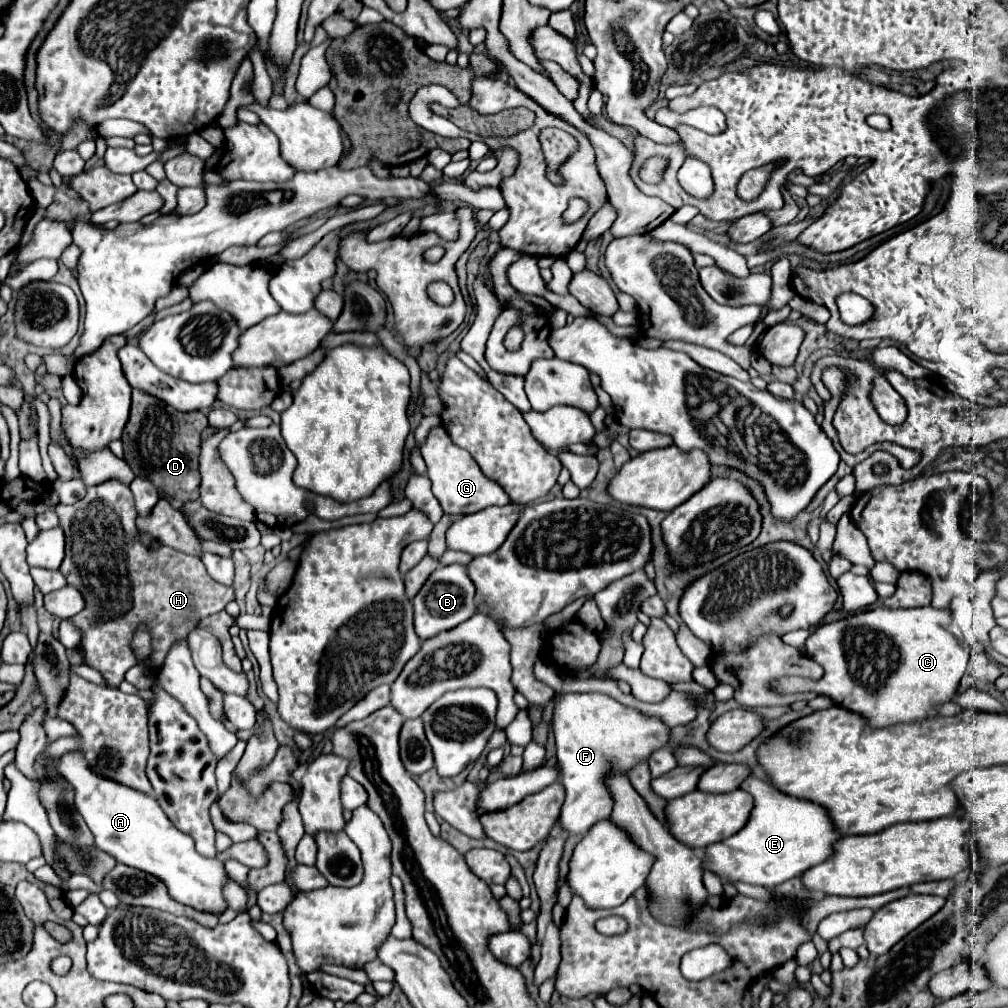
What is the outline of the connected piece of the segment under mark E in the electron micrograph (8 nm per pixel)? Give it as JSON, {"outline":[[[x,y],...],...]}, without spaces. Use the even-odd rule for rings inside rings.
{"outline":[[[750,774],[740,784],[740,790],[748,792],[754,798],[750,818],[734,836],[704,848],[702,870],[710,870],[728,884],[746,882],[774,888],[824,862],[832,854],[832,844],[840,836],[836,834],[824,808],[806,800],[784,796],[770,784],[758,780],[754,774]]]}

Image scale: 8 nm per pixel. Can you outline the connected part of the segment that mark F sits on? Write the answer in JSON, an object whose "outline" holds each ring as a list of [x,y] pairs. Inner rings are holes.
{"outline":[[[560,694],[554,698],[552,730],[556,736],[558,764],[560,764],[560,782],[566,788],[566,800],[562,804],[558,822],[560,828],[570,834],[586,834],[596,822],[604,820],[612,812],[612,798],[606,786],[602,784],[604,776],[620,768],[628,772],[638,760],[668,742],[670,728],[660,718],[648,718],[636,708],[622,706],[608,694]]]}

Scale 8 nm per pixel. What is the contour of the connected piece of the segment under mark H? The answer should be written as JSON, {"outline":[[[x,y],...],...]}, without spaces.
{"outline":[[[110,480],[108,484],[100,484],[100,486],[96,486],[96,488],[88,488],[88,494],[86,494],[80,502],[76,502],[76,504],[72,504],[72,506],[62,506],[62,504],[58,504],[58,506],[56,506],[56,514],[58,514],[60,524],[62,524],[62,528],[64,528],[64,534],[66,534],[66,558],[64,558],[62,566],[60,566],[60,572],[66,576],[68,586],[74,586],[76,590],[80,590],[80,594],[82,594],[82,598],[84,598],[84,610],[82,610],[80,614],[76,614],[74,618],[70,618],[70,620],[72,620],[74,626],[80,628],[80,632],[82,632],[82,644],[84,644],[84,650],[86,650],[86,660],[92,662],[92,668],[100,670],[102,676],[104,676],[112,686],[120,686],[120,682],[124,680],[124,674],[126,674],[132,666],[138,666],[138,664],[140,664],[140,660],[136,660],[136,658],[138,658],[136,652],[132,650],[132,640],[134,640],[134,634],[136,634],[138,624],[146,624],[146,626],[148,626],[148,634],[150,634],[150,638],[152,638],[152,654],[146,658],[146,664],[152,666],[152,668],[158,668],[158,666],[162,666],[162,662],[164,662],[166,654],[170,652],[170,648],[172,648],[176,642],[184,640],[194,629],[199,619],[206,618],[206,616],[210,616],[210,614],[214,614],[214,612],[224,610],[224,606],[226,606],[230,600],[234,600],[234,590],[216,584],[216,582],[206,574],[206,568],[204,568],[204,564],[202,564],[200,558],[188,556],[188,554],[184,554],[184,552],[176,552],[174,548],[168,548],[168,546],[162,546],[160,550],[148,550],[148,548],[144,548],[144,546],[140,544],[140,540],[138,540],[138,528],[136,528],[136,524],[134,524],[134,520],[136,520],[136,510],[134,510],[132,492],[130,492],[128,486],[124,486],[124,484],[116,482],[116,480]]]}

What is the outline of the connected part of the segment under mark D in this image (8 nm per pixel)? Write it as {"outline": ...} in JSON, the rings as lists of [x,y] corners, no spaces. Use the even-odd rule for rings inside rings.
{"outline":[[[132,390],[130,420],[122,432],[124,460],[136,476],[150,480],[166,500],[196,500],[198,498],[198,454],[202,434],[202,412],[176,412],[168,404],[144,396],[140,390]],[[182,420],[182,436],[180,436]]]}

